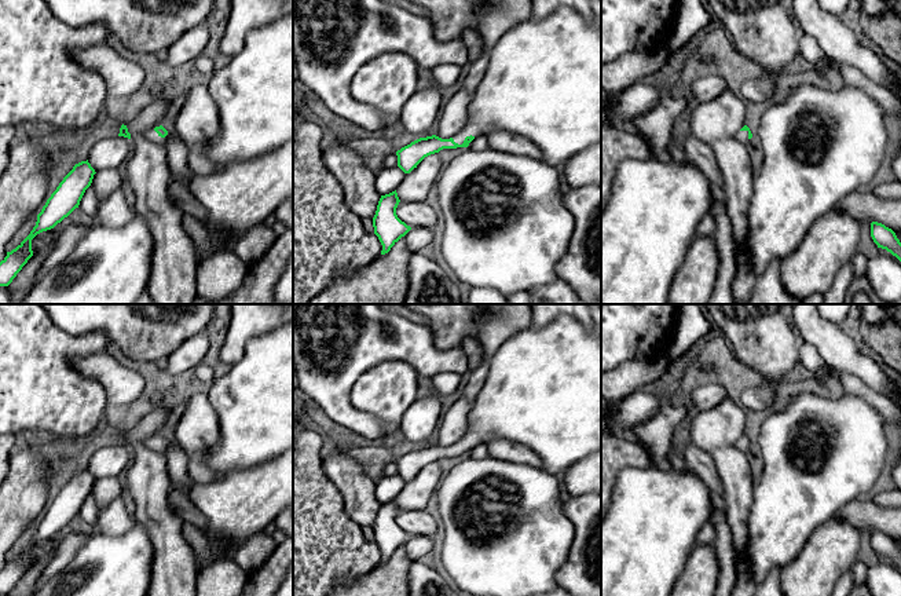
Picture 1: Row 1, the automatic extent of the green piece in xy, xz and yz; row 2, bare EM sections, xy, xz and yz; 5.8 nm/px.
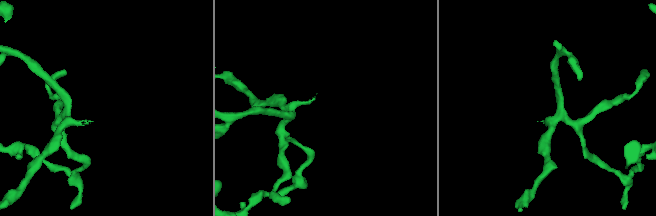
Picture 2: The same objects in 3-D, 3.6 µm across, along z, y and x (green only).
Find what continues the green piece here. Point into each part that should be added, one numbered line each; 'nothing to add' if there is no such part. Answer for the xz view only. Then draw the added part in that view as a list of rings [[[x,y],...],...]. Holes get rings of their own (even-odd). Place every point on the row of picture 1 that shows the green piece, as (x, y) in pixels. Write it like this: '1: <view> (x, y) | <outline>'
nothing to add

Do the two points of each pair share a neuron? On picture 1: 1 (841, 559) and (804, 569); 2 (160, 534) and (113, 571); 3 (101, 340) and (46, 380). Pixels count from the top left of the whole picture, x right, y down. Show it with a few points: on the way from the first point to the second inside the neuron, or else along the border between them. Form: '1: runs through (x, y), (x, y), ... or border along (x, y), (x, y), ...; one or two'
1: runs through (831, 559), (824, 559), (813, 569); one
2: border along (135, 519), (145, 529), (153, 548), (150, 576); two
3: runs through (85, 346), (72, 347), (54, 365); one

